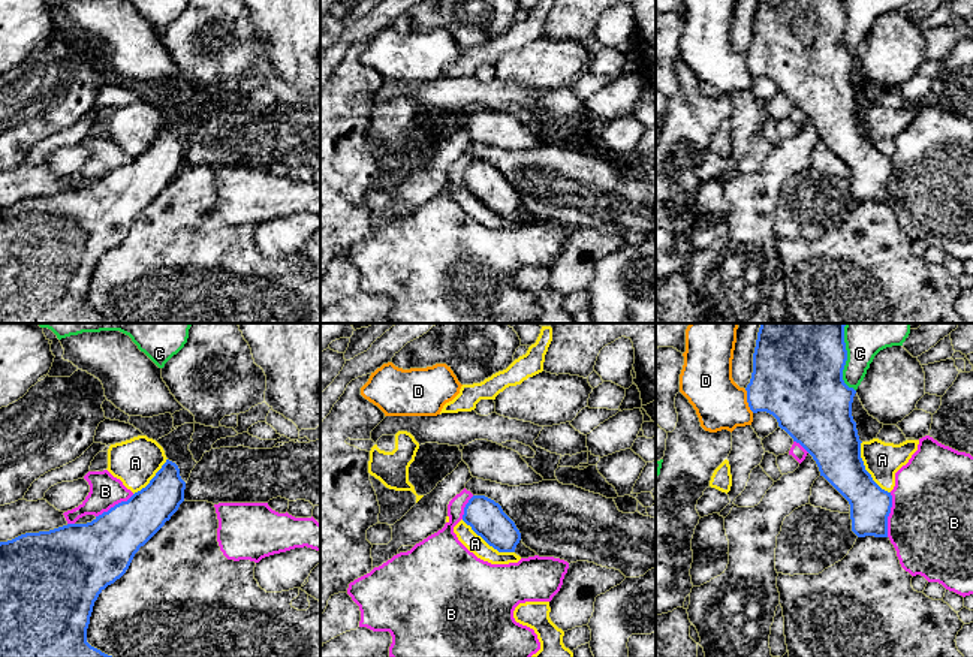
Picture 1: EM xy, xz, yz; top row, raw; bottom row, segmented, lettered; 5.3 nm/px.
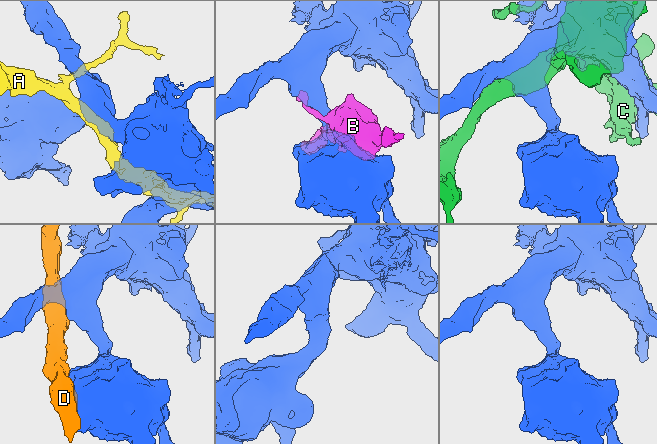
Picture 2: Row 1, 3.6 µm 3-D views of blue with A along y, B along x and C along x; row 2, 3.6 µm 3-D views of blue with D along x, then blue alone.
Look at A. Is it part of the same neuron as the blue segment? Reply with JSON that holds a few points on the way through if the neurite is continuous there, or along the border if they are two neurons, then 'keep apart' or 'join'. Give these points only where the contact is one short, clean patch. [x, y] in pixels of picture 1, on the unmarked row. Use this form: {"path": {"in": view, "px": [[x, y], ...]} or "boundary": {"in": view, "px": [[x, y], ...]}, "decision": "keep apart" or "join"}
{"decision": "join"}

